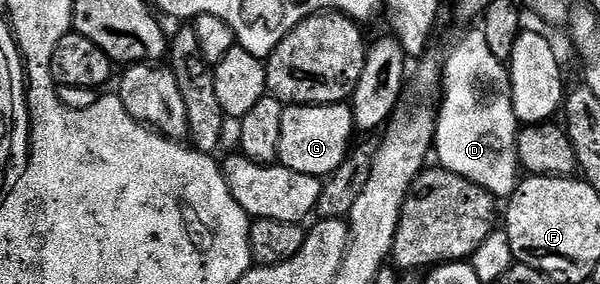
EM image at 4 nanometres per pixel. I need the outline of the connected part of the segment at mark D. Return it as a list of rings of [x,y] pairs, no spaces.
[[[474,28],[451,48],[446,66],[444,62],[440,70],[441,90],[442,107],[437,107],[434,123],[433,149],[436,158],[438,154],[437,165],[476,183],[486,180],[482,178],[513,183],[520,174],[520,123],[512,108],[510,72],[507,63],[492,56],[481,29]]]

